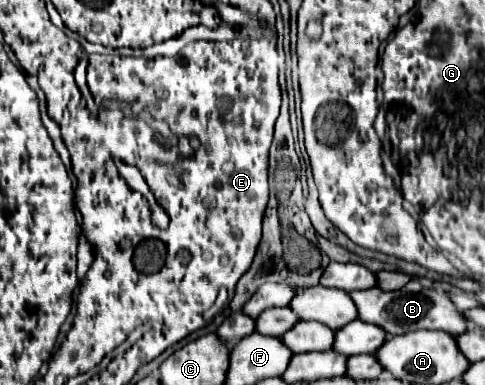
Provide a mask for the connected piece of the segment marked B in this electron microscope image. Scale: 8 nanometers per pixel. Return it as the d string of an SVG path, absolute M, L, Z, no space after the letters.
M412 280L406 288L396 292L384 292L380 288L372 290L356 290L350 294L352 300L358 306L358 316L364 322L378 324L386 330L388 338L414 332L414 330L448 330L448 334L462 334L468 326L468 320L464 314L454 306L450 296L446 292L438 292L434 288L424 288L418 284L418 280Z

